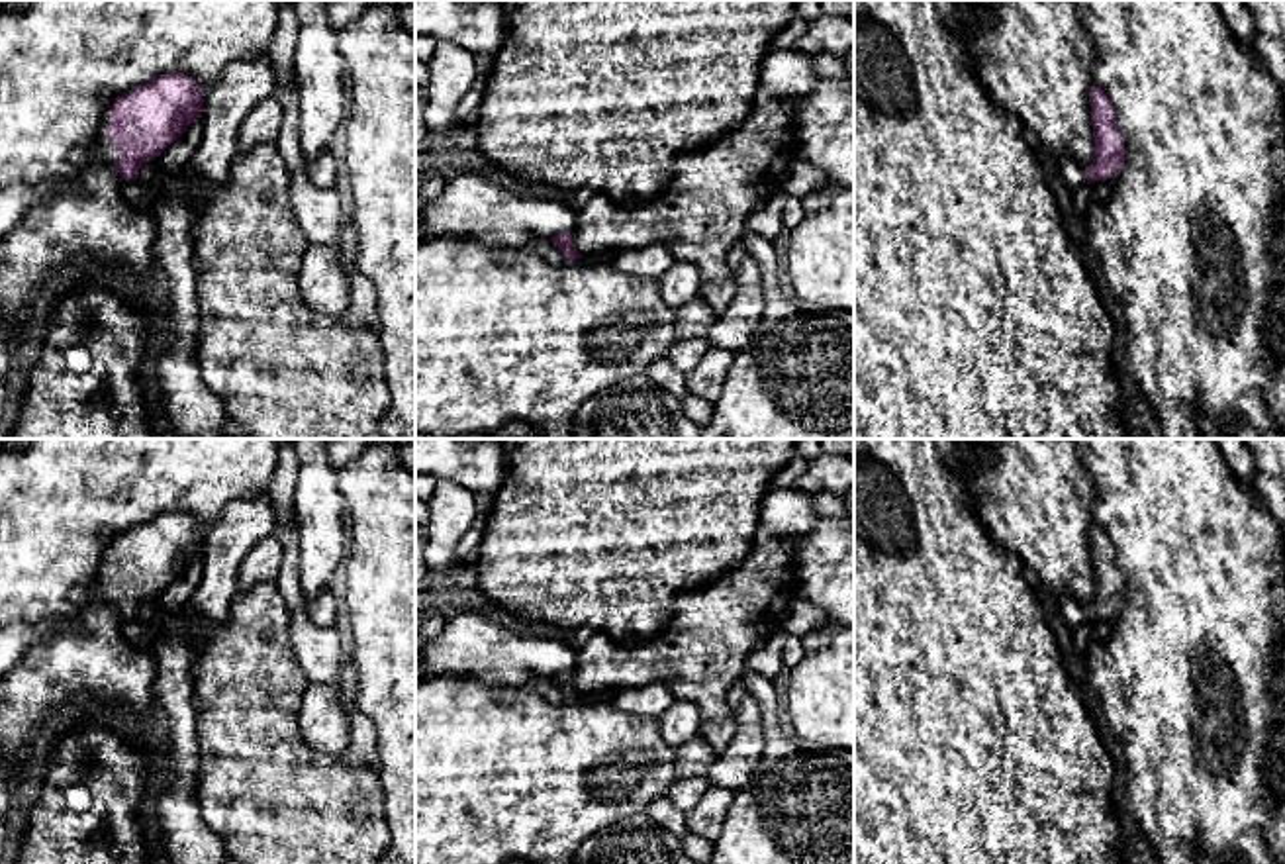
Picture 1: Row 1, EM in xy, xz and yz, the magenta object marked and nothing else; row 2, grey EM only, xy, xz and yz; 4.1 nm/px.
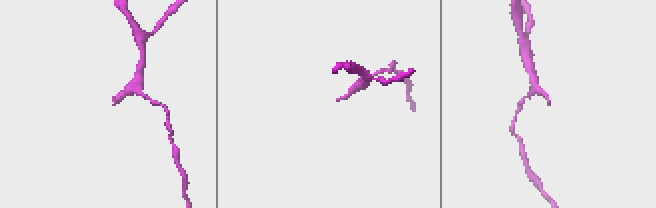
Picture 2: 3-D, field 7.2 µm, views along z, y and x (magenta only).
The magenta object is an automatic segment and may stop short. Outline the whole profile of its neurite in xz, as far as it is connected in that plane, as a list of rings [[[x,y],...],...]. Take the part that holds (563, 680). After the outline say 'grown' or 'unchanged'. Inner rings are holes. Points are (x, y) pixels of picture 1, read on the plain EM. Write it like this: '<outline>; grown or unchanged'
[[[464,611],[415,650],[415,676],[460,676],[503,686],[550,678],[568,699],[580,699],[570,674],[574,662],[576,650],[558,639],[521,637],[482,613]]]; grown

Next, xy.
[[[184,511],[159,513],[116,537],[90,586],[74,586],[71,601],[112,603],[125,619],[172,584],[204,551],[202,527]]]; grown

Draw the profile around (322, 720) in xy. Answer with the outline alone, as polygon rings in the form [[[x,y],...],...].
[[[306,684],[298,729],[313,750],[343,754],[351,743],[351,723],[337,686]]]

